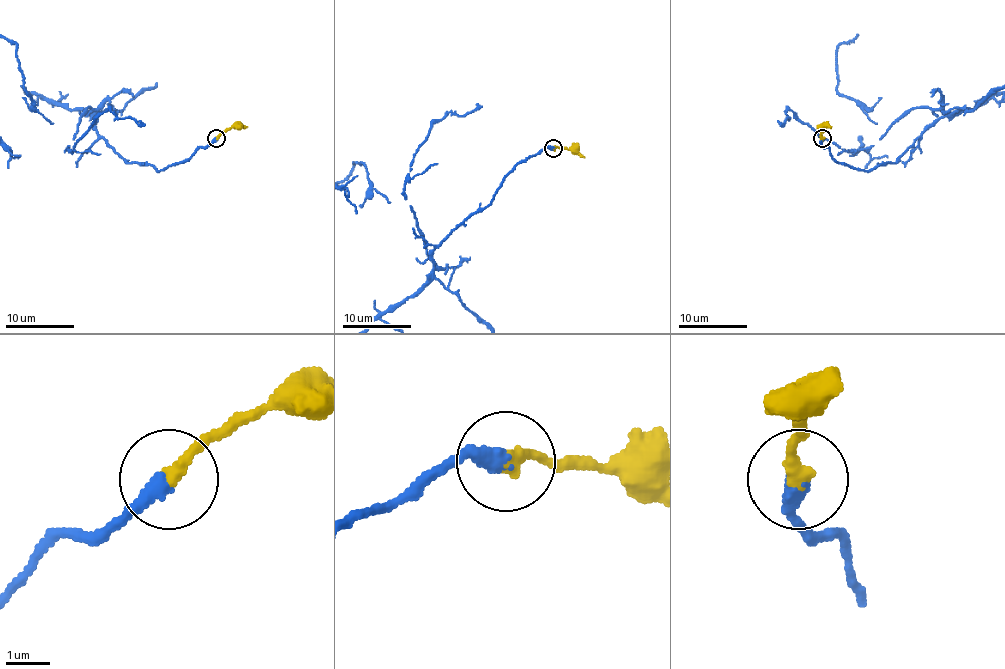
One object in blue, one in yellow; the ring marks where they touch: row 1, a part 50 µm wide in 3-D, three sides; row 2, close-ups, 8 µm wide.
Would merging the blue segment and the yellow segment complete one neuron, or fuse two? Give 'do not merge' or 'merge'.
merge

